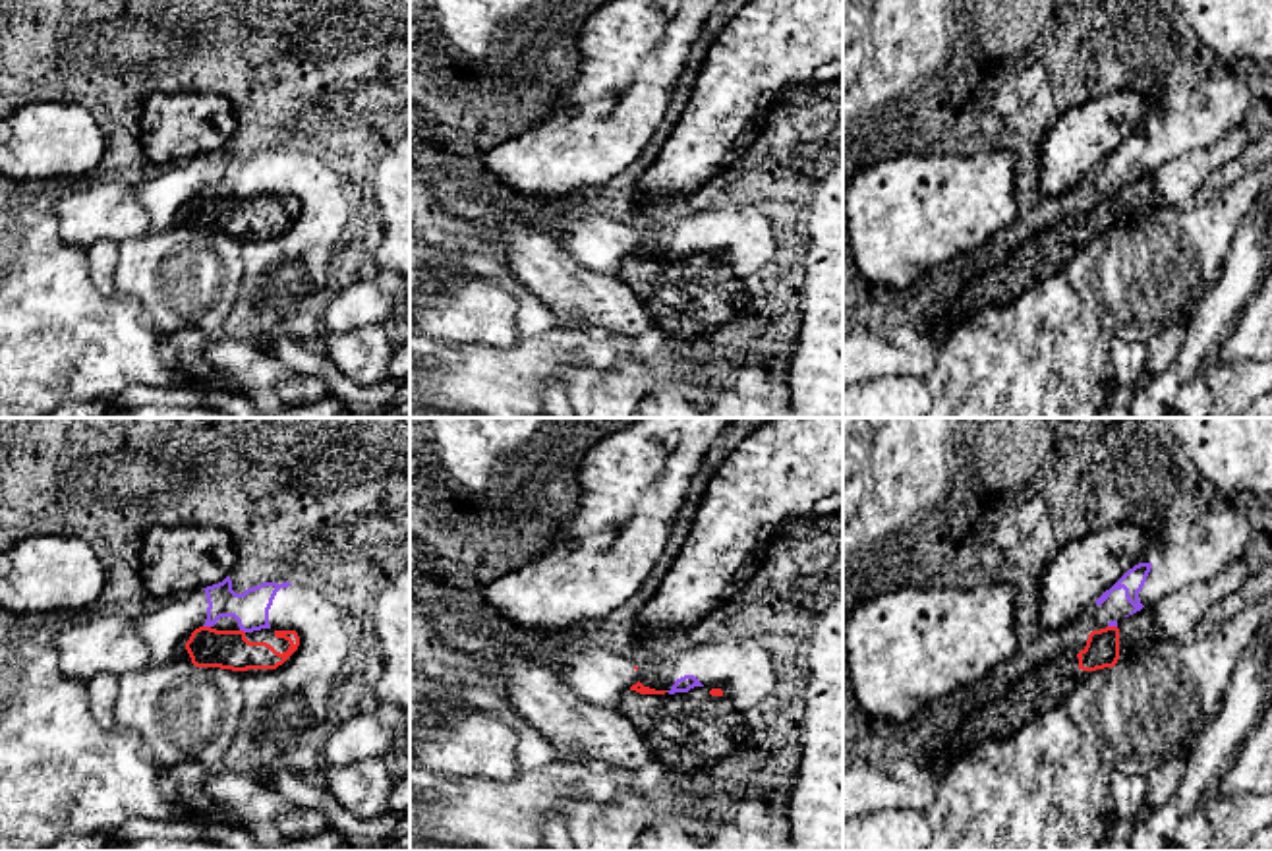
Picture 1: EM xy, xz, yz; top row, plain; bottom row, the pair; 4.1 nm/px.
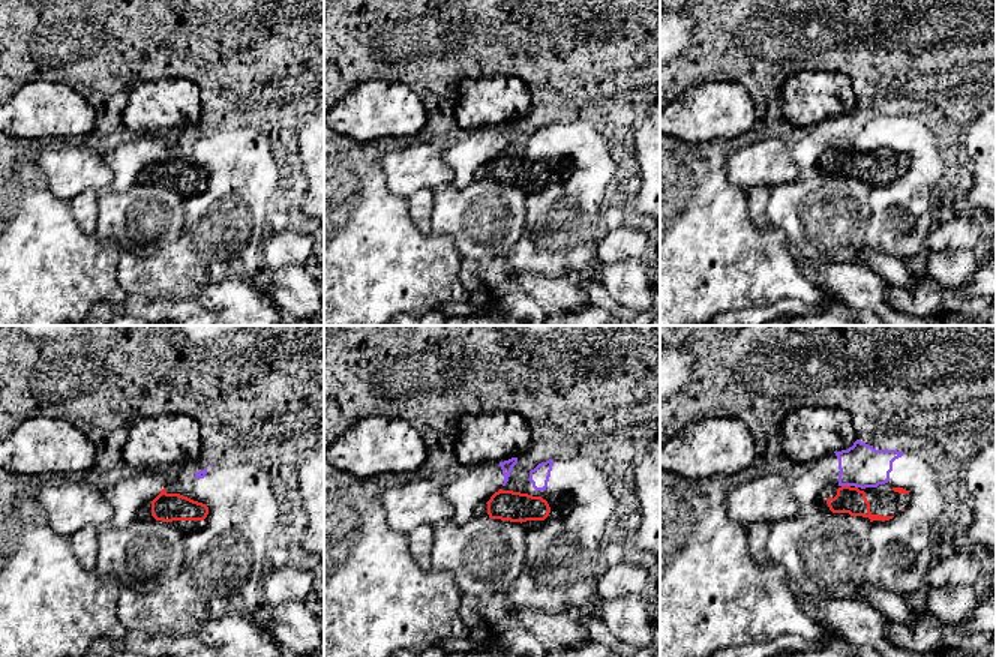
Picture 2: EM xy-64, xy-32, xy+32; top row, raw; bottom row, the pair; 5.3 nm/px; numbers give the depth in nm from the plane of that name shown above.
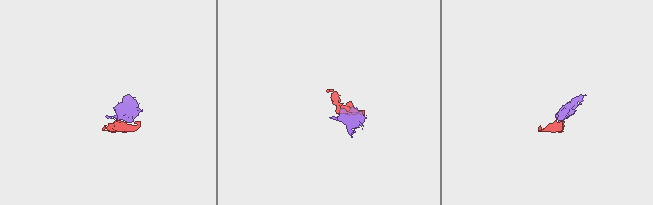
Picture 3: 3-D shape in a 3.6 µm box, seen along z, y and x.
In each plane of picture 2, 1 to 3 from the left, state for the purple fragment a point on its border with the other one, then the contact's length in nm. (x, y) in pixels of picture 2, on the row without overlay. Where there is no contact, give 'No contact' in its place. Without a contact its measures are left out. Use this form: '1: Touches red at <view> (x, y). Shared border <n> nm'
1: No contact
2: No contact
3: Touches red at xy+32 (846, 150). Shared border 50 nm

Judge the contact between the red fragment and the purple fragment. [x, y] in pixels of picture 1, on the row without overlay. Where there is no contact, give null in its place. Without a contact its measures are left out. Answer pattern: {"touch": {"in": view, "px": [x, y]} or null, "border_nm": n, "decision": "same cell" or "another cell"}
{"touch": {"in": "xy", "px": [207, 194]}, "border_nm": 30, "decision": "another cell"}

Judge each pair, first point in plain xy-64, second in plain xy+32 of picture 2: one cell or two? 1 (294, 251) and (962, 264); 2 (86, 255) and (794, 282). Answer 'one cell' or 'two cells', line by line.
1: two cells
2: one cell

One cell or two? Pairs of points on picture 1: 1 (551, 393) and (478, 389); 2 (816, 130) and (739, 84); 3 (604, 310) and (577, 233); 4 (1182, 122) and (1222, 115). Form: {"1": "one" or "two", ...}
{"1": "two", "2": "two", "3": "two", "4": "one"}

